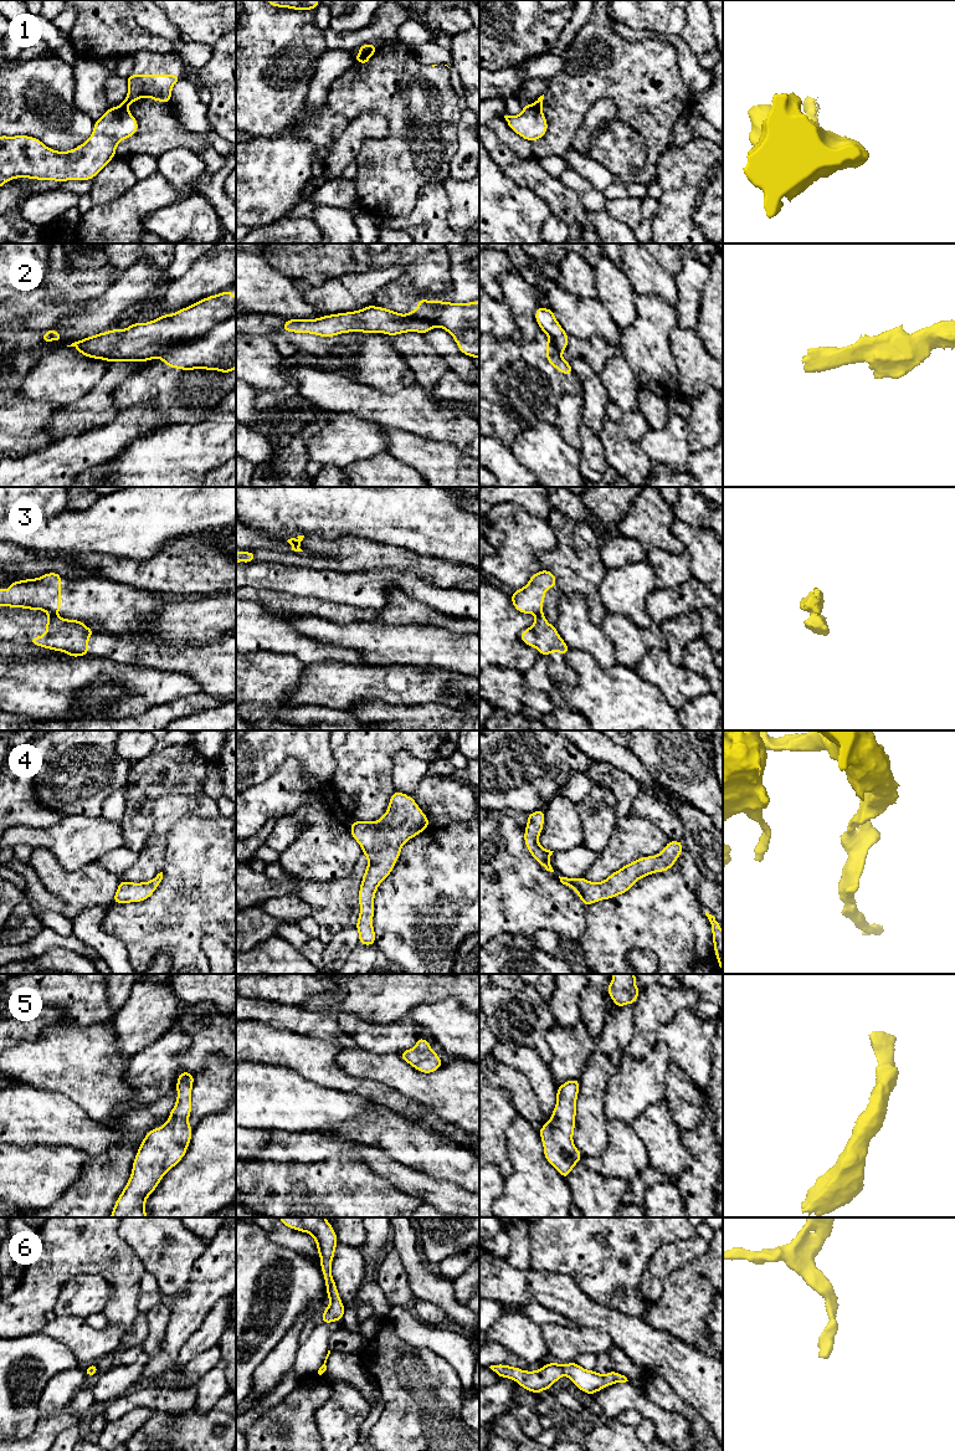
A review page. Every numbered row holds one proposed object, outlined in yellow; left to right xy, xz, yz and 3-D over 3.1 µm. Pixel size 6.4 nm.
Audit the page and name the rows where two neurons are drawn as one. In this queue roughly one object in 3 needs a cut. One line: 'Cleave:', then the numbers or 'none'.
Cleave: 1, 2, 3

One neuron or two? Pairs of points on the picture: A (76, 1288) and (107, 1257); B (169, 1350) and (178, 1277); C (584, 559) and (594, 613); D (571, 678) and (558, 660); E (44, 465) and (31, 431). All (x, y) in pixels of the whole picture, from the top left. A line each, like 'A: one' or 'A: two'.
A: two
B: two
C: one
D: one
E: two

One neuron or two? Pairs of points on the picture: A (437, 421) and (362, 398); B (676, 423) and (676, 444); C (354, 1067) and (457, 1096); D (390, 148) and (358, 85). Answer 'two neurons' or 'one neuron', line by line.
A: one neuron
B: one neuron
C: one neuron
D: one neuron

